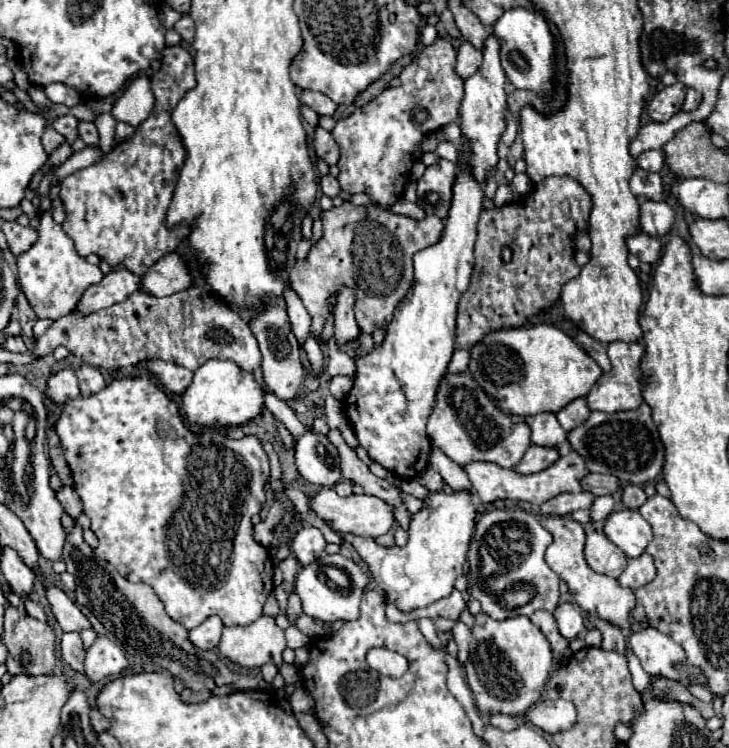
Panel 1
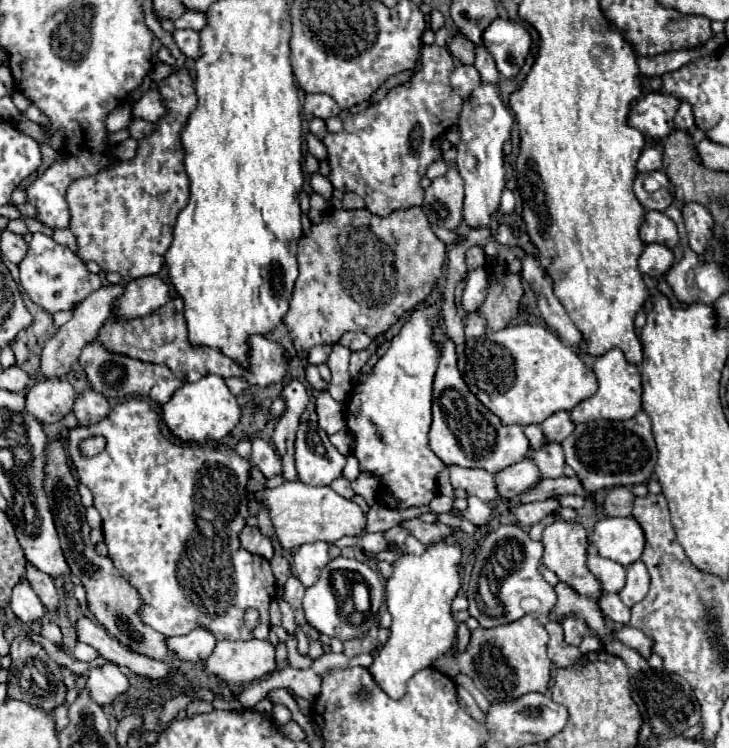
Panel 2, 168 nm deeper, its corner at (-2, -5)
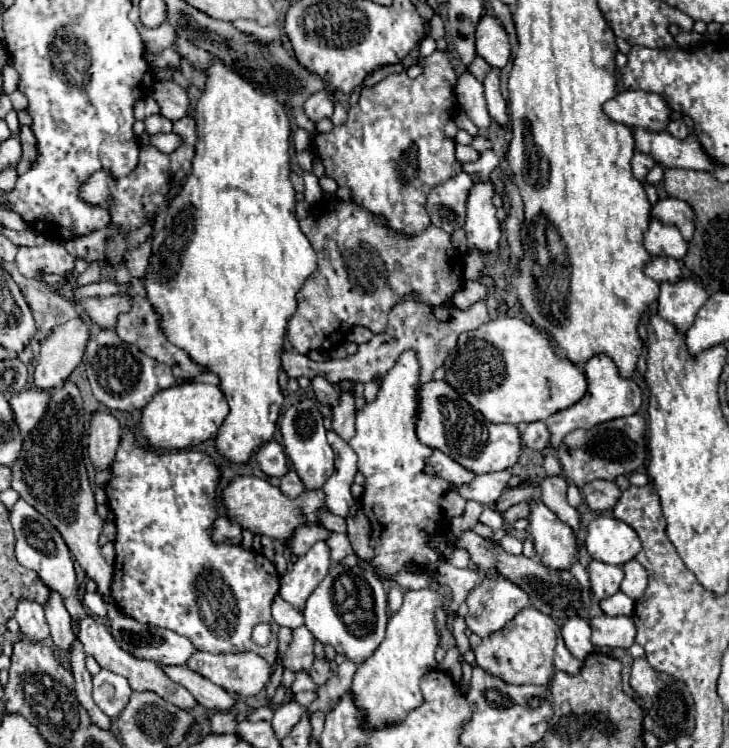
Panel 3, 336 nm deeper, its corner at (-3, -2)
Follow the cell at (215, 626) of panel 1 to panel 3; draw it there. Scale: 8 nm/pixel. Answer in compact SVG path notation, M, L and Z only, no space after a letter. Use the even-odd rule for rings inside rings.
M105 604L107 606L107 616L109 616L109 622L111 622L111 634L115 638L115 642L125 650L129 652L133 658L139 658L139 660L153 660L161 666L177 666L177 664L185 664L189 660L189 656L195 650L195 646L191 644L189 638L185 636L179 636L177 632L173 630L167 630L167 628L159 628L159 626L151 626L151 624L141 624L129 616L123 616L113 604Z

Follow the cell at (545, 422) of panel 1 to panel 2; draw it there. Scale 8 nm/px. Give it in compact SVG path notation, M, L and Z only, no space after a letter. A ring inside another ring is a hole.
M544 443L540 449L530 451L542 477L560 477L564 471L564 451L560 443Z

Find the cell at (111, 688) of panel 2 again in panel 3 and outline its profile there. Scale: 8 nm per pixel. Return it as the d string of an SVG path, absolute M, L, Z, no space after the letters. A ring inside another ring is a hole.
M101 670L93 676L93 700L109 718L117 718L121 714L129 696L131 686L123 676L109 670Z

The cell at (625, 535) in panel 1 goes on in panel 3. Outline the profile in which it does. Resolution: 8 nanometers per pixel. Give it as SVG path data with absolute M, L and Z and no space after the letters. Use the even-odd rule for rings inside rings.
M603 514L587 526L585 546L593 560L623 566L637 556L641 550L641 540L631 526L611 514Z

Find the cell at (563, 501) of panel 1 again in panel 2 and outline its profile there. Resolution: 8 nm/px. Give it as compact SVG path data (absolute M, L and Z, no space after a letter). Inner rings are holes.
M546 499L546 501L536 501L528 505L520 505L516 509L516 519L520 525L536 525L540 519L556 513L560 509L558 499Z

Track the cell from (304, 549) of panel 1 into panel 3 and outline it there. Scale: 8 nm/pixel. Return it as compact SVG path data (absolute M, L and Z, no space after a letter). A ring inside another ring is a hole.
M315 542L311 550L305 556L301 556L287 574L281 576L281 590L279 590L281 598L301 612L313 588L317 588L317 584L327 576L329 566L331 566L331 558L327 544ZM283 580L285 580L285 588L283 588Z

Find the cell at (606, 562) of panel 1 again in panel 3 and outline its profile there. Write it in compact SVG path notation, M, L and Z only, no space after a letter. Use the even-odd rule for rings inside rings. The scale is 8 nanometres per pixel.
M593 560L587 566L587 572L589 572L589 578L591 578L591 592L593 592L593 598L597 602L617 594L619 584L621 584L621 580L625 576L619 566L603 564L603 562L597 562L597 560Z

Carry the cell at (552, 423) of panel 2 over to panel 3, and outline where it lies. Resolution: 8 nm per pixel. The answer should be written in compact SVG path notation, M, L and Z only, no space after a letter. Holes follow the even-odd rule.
M531 422L531 424L527 424L525 432L521 434L521 440L527 448L543 450L549 444L549 430L543 422Z

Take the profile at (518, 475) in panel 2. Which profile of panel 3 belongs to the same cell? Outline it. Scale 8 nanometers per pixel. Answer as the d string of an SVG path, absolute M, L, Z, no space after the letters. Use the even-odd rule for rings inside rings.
M507 470L495 472L495 474L475 476L473 482L457 486L457 492L465 500L475 500L475 502L479 502L483 506L491 506L491 504L495 504L495 500L505 490L505 484L509 482L509 478L511 478L511 472L507 472Z

